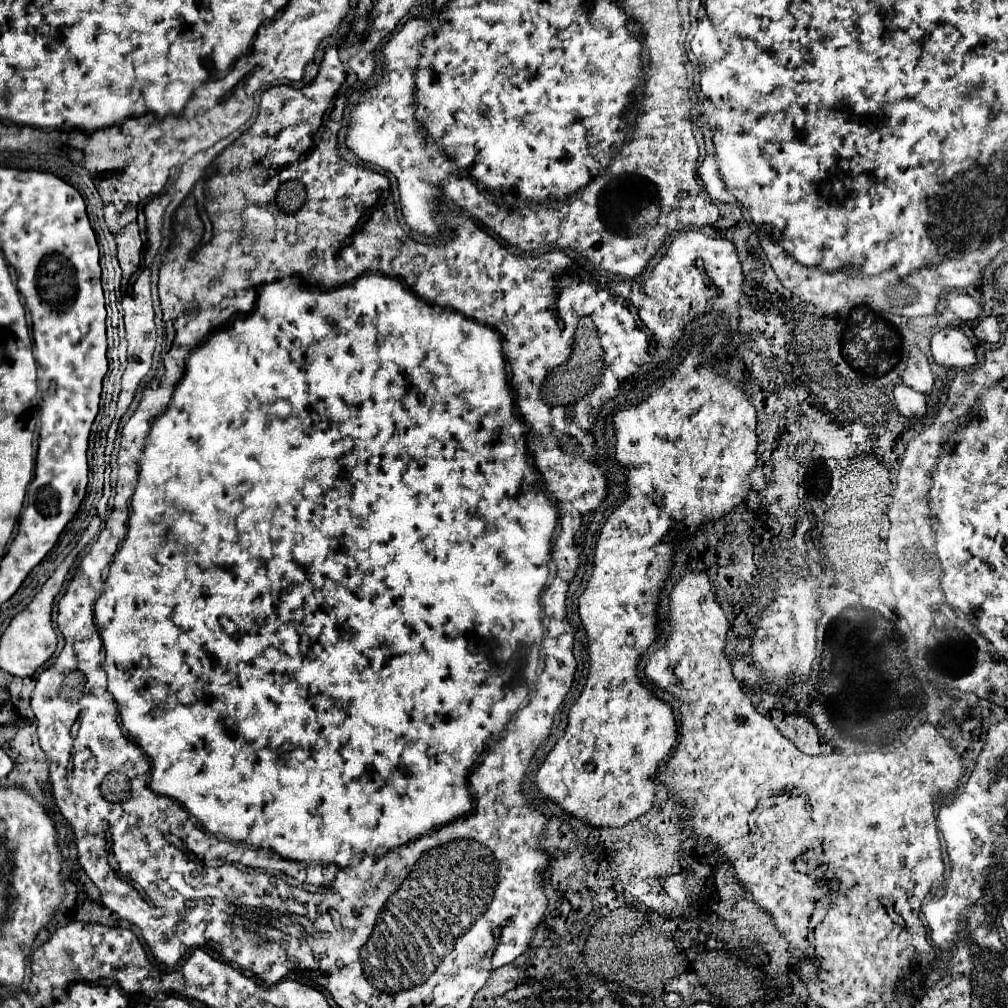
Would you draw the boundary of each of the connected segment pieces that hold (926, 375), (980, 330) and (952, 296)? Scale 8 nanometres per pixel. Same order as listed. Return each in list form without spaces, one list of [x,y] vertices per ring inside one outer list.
[[[916,345],[908,349],[908,365],[906,365],[906,371],[902,375],[902,381],[920,393],[932,391],[934,377],[932,377],[930,365],[928,365],[928,359]]]
[[[988,315],[988,317],[982,317],[978,321],[978,325],[974,327],[974,335],[978,341],[982,343],[998,343],[1000,339],[1000,329],[998,329],[998,321],[996,317]]]
[[[948,293],[946,307],[958,315],[960,321],[974,321],[982,313],[982,305],[978,299],[972,299],[962,293]]]

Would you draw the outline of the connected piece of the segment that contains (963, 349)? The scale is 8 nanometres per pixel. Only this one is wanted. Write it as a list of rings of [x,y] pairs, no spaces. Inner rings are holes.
[[[946,327],[932,335],[932,357],[938,365],[950,369],[968,369],[976,363],[976,353],[964,331]]]

